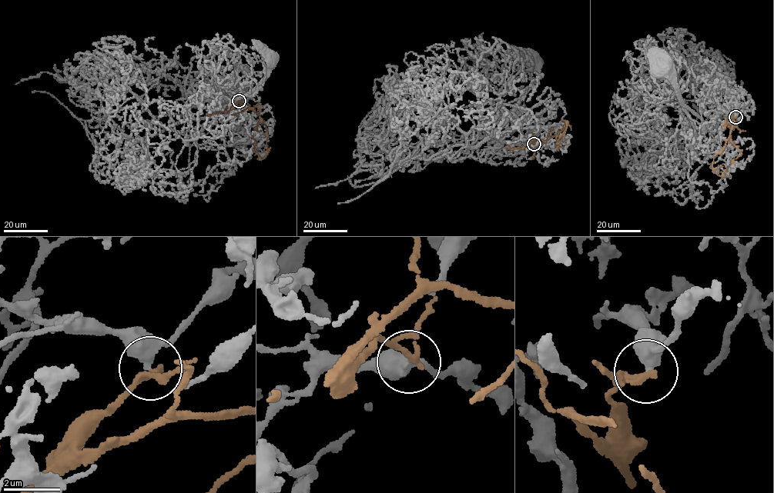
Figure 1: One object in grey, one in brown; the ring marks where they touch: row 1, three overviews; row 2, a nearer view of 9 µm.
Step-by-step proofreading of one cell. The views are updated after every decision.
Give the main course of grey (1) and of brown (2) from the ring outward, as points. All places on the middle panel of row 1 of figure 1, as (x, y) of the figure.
1: (534, 144), (516, 144), (533, 127), (500, 104), (498, 93), (532, 67), (534, 58)
2: (534, 144), (530, 143), (535, 138), (545, 141), (564, 129), (566, 121), (567, 126), (558, 140), (556, 151)

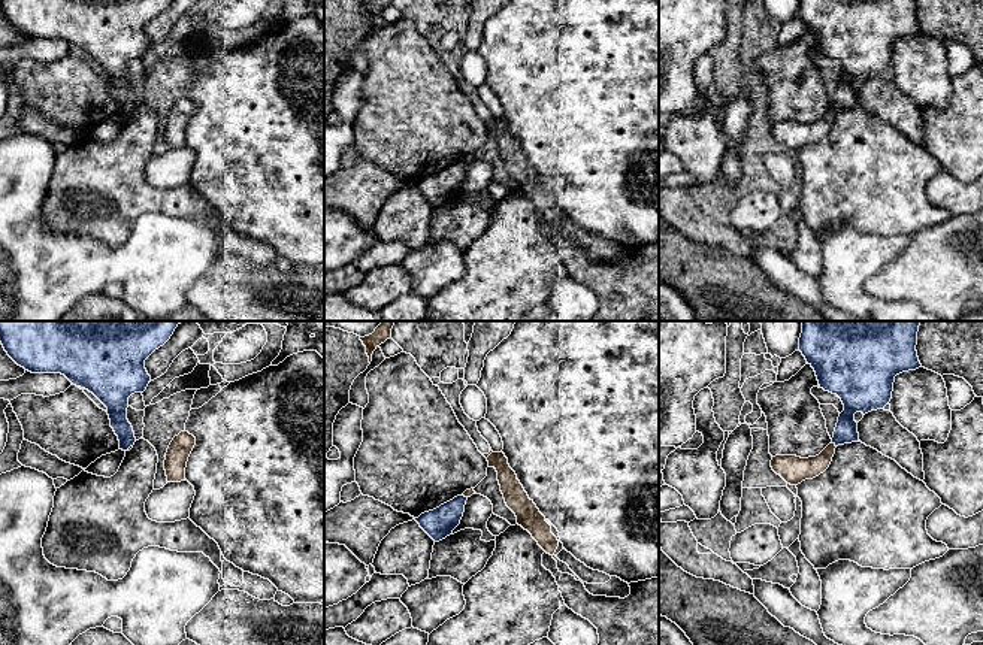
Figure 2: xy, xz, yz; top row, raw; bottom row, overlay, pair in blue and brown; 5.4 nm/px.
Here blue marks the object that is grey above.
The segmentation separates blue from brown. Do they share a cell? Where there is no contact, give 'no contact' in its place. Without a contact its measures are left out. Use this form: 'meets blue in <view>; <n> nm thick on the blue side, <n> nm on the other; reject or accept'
meets blue in yz; 130 nm thick on the blue side, 140 nm on the other; reject

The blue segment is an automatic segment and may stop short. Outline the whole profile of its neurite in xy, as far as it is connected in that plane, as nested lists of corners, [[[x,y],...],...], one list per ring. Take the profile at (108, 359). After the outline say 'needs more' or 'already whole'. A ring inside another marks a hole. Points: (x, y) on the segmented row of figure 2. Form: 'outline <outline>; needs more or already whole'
outline [[[0,321],[0,342],[7,355],[31,373],[61,373],[93,393],[106,408],[111,427],[127,451],[136,437],[127,420],[128,397],[151,381],[145,360],[163,346],[182,321]]]; already whole

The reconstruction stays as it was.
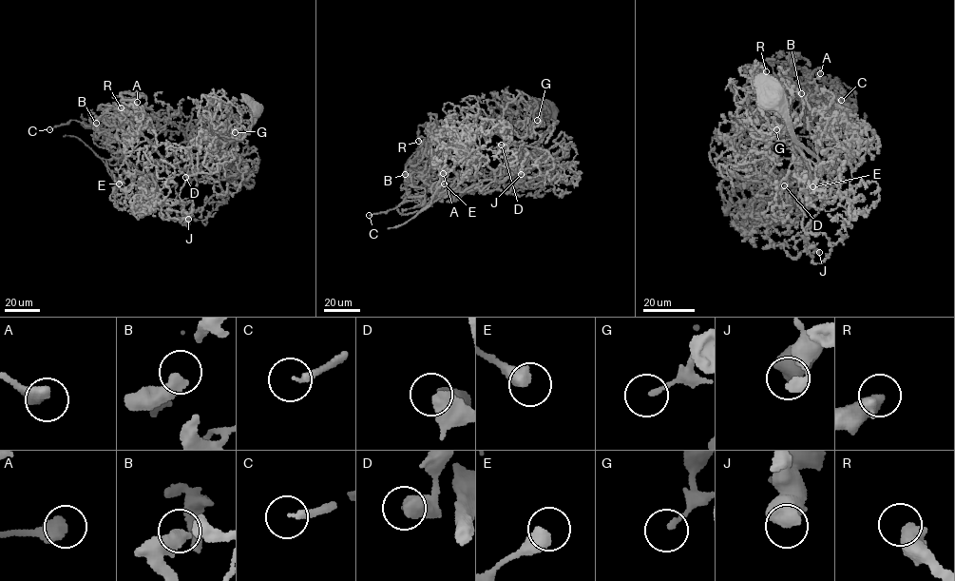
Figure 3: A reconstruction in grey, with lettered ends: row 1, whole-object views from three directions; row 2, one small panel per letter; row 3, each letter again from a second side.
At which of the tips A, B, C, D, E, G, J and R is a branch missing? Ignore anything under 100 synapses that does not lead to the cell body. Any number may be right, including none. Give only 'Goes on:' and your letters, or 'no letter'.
Goes on: A, C

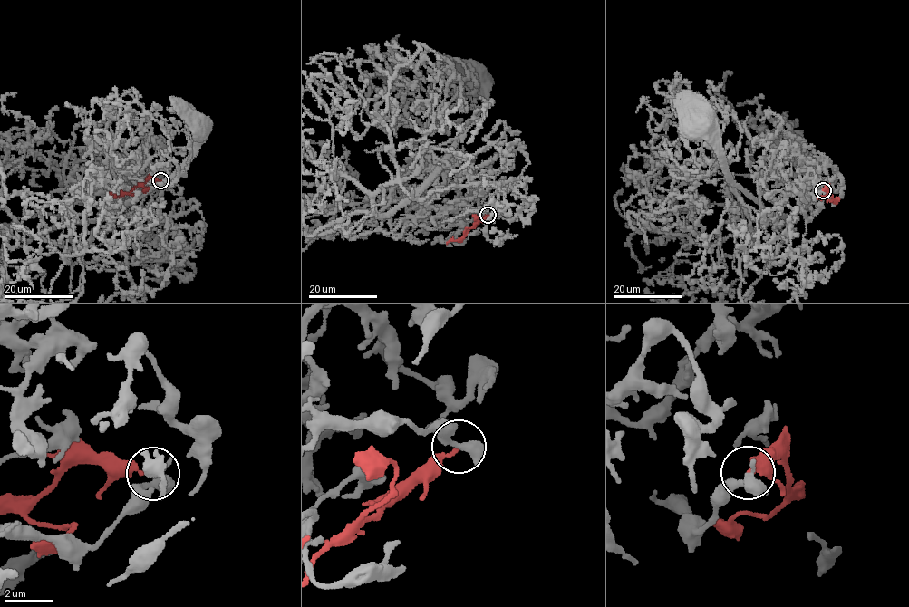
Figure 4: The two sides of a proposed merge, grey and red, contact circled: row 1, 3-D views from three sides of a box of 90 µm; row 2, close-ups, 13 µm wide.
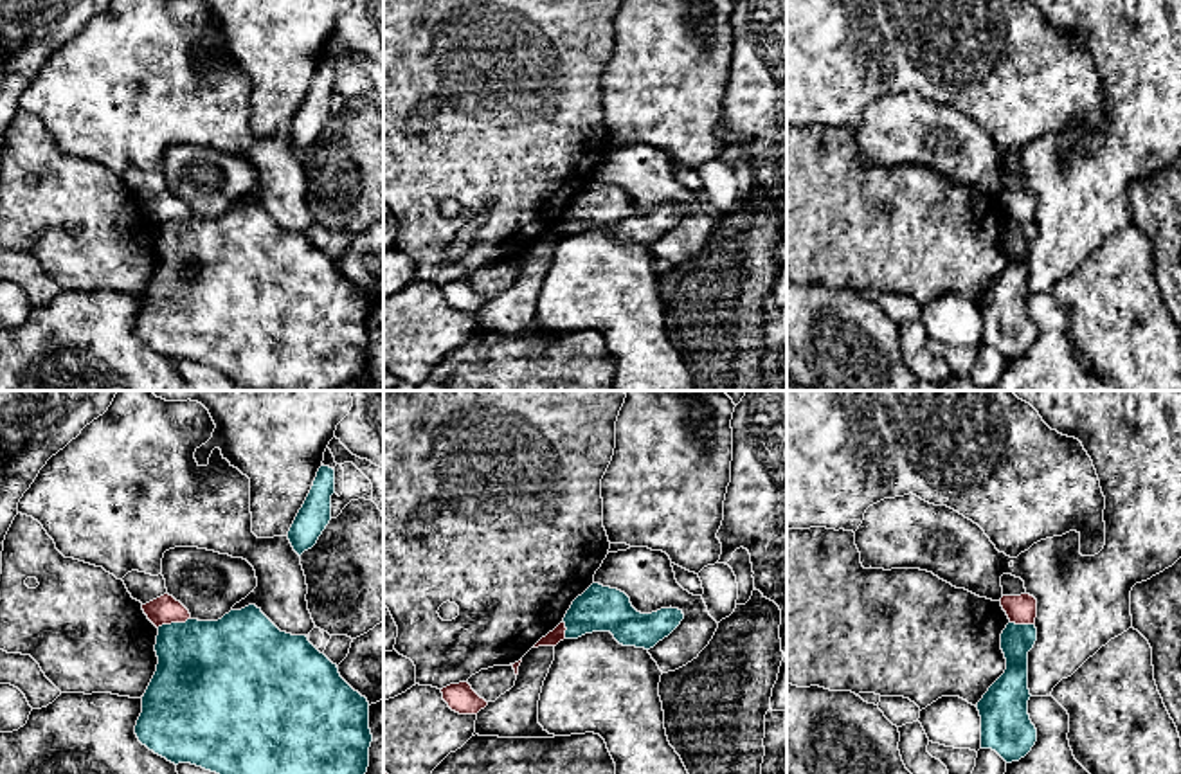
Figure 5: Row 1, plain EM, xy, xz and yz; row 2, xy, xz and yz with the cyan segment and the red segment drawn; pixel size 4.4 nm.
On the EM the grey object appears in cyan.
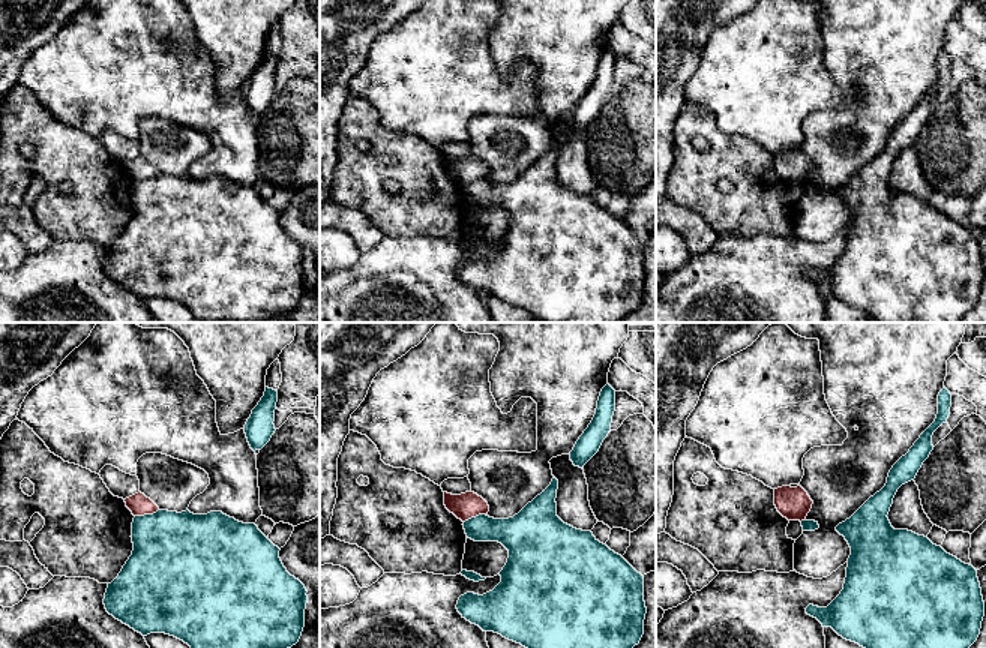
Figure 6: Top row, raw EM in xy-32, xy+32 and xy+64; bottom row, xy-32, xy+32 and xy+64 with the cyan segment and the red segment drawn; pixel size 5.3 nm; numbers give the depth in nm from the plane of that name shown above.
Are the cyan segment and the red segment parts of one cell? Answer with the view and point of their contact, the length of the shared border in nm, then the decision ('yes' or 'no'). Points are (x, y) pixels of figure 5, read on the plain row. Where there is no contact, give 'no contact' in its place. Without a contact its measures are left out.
meets cyan in xy at (173, 220); contact 160 nm long; no

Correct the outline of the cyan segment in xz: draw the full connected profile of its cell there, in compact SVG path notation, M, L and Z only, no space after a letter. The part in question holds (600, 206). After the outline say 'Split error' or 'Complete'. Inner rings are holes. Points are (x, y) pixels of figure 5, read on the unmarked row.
M592 180L567 207L565 236L592 229L610 229L623 243L650 247L668 234L684 216L679 205L661 205L652 211L637 209L630 194L610 184Z. Complete

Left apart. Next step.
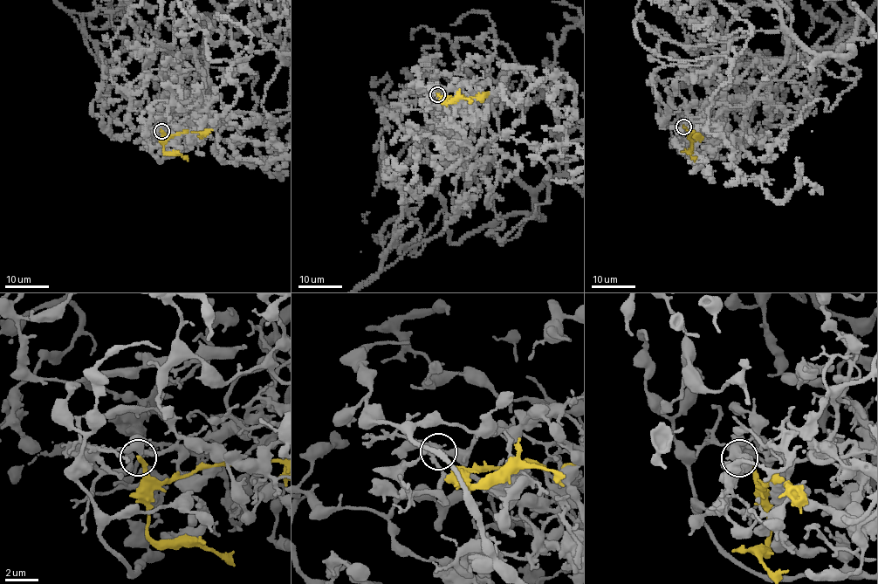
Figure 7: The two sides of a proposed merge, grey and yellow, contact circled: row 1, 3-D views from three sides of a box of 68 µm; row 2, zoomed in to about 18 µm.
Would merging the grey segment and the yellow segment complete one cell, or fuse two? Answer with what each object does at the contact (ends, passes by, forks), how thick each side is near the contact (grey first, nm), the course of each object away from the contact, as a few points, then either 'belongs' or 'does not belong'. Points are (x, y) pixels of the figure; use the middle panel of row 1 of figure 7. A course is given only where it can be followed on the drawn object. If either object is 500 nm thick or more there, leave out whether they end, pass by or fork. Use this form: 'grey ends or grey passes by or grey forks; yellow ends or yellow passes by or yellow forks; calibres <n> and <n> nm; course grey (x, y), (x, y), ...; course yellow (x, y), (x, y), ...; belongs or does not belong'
grey forks; yellow ends; calibres 280 and 240 nm; course yellow (437, 94), (446, 98), (476, 98), (486, 96), (489, 92); does not belong

